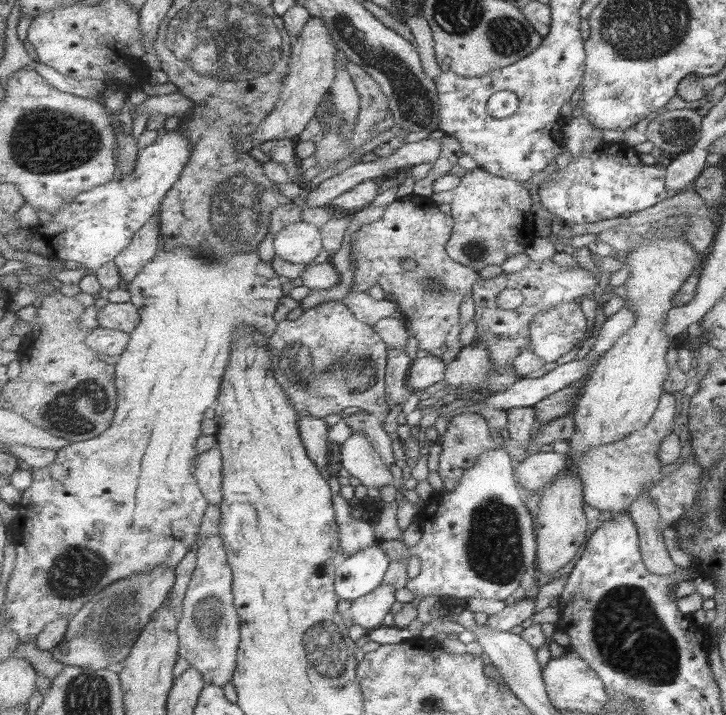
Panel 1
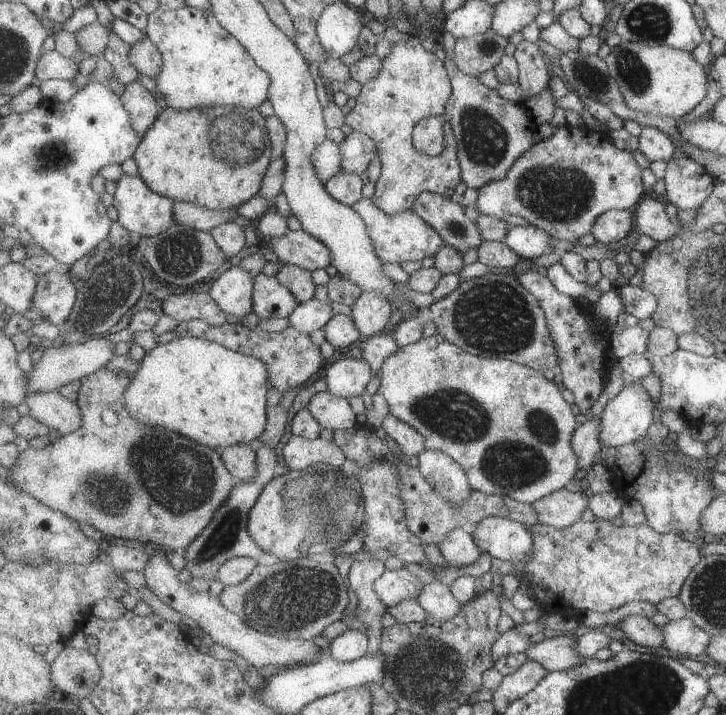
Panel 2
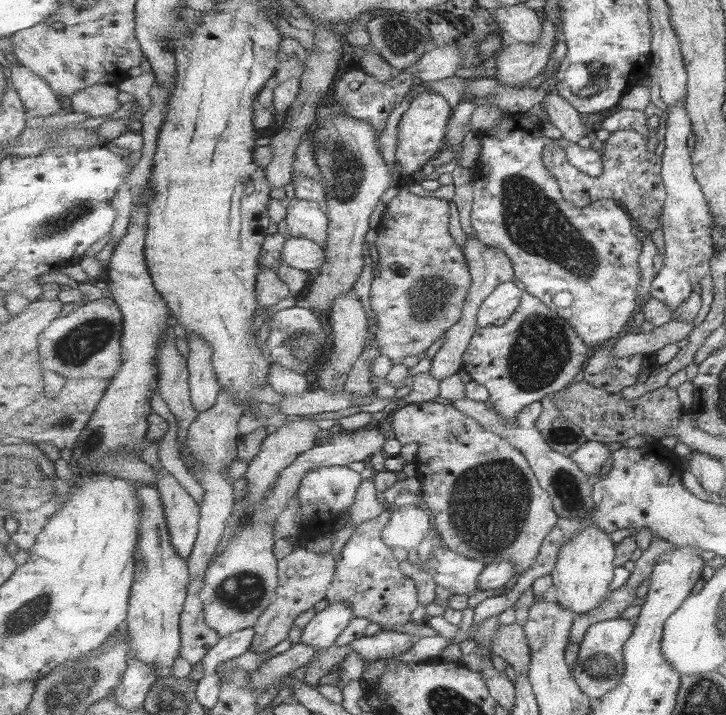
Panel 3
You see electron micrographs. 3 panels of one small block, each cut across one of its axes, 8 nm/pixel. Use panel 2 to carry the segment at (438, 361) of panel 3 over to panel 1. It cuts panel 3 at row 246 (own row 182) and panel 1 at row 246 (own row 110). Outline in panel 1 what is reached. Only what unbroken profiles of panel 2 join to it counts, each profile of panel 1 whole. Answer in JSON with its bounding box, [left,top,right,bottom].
[432,167,535,271]

